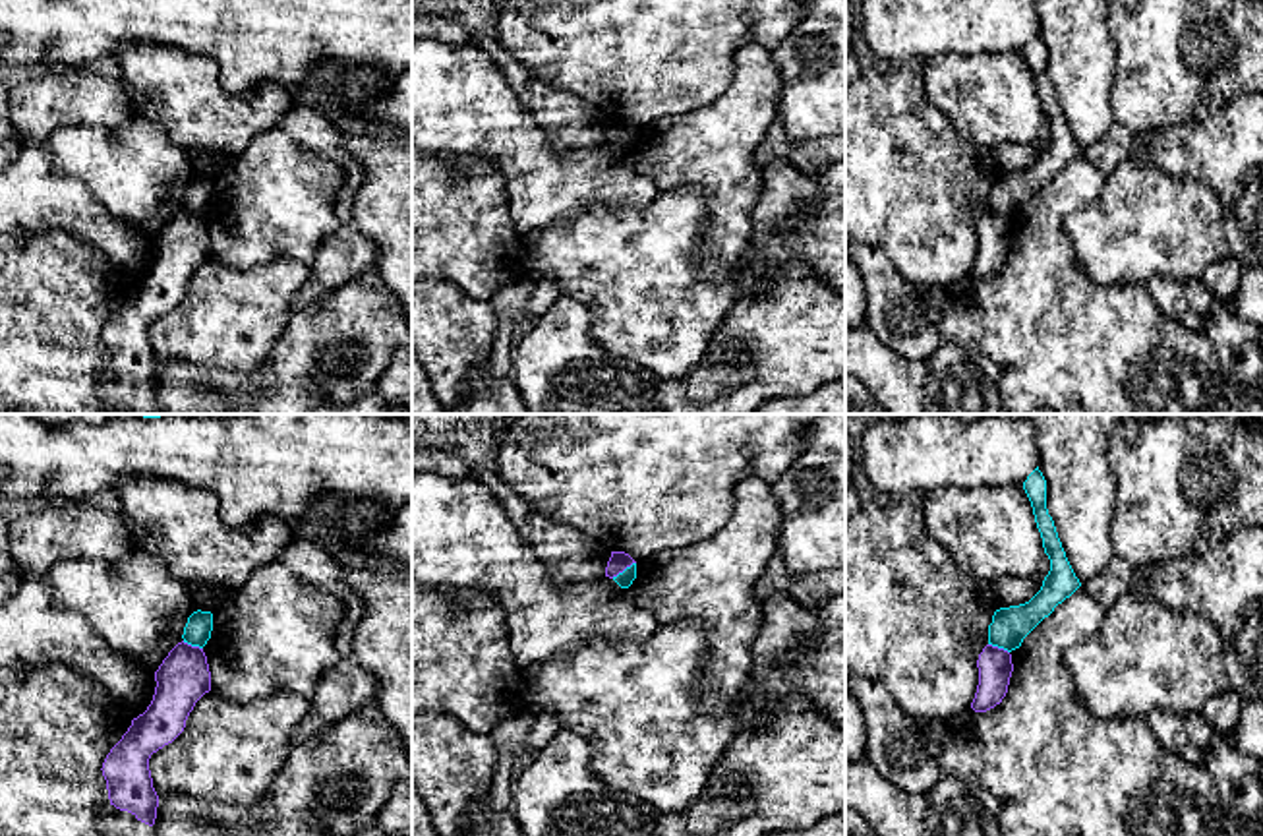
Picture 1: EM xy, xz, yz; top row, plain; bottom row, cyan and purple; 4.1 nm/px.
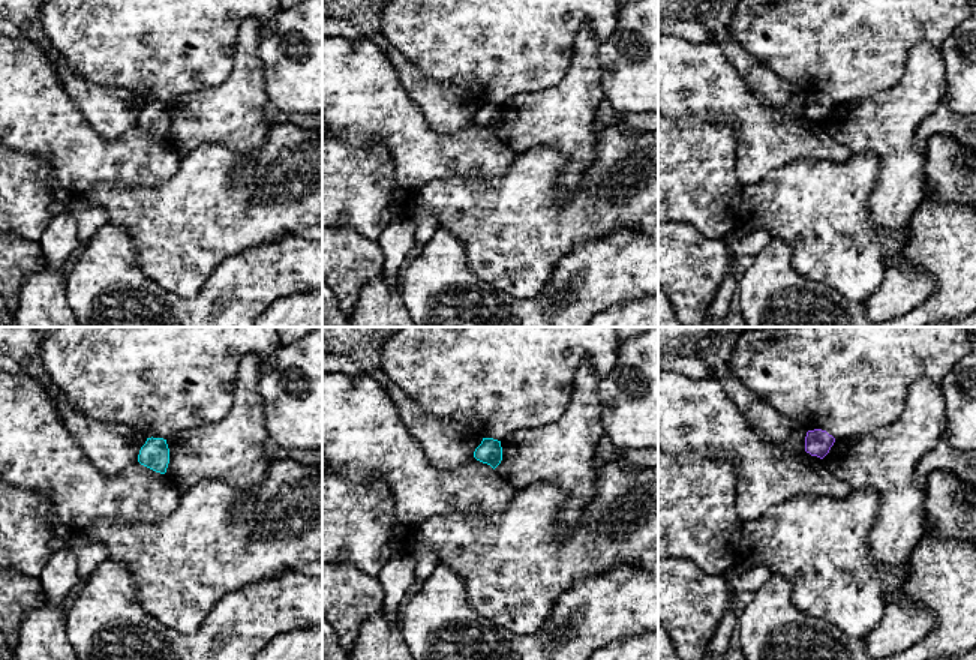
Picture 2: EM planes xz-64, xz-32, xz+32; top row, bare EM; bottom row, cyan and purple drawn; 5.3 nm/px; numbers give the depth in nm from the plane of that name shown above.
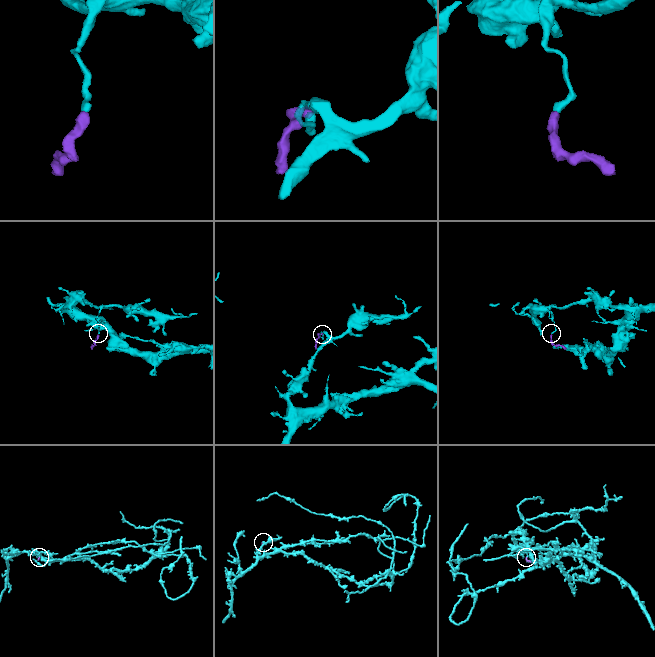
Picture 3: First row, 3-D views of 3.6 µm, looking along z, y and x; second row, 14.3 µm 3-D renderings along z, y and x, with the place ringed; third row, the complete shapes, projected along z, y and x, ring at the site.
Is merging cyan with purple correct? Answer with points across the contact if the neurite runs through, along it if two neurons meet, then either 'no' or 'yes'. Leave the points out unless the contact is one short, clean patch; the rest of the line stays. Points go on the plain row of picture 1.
border along xz (635, 128), (612, 144); no

